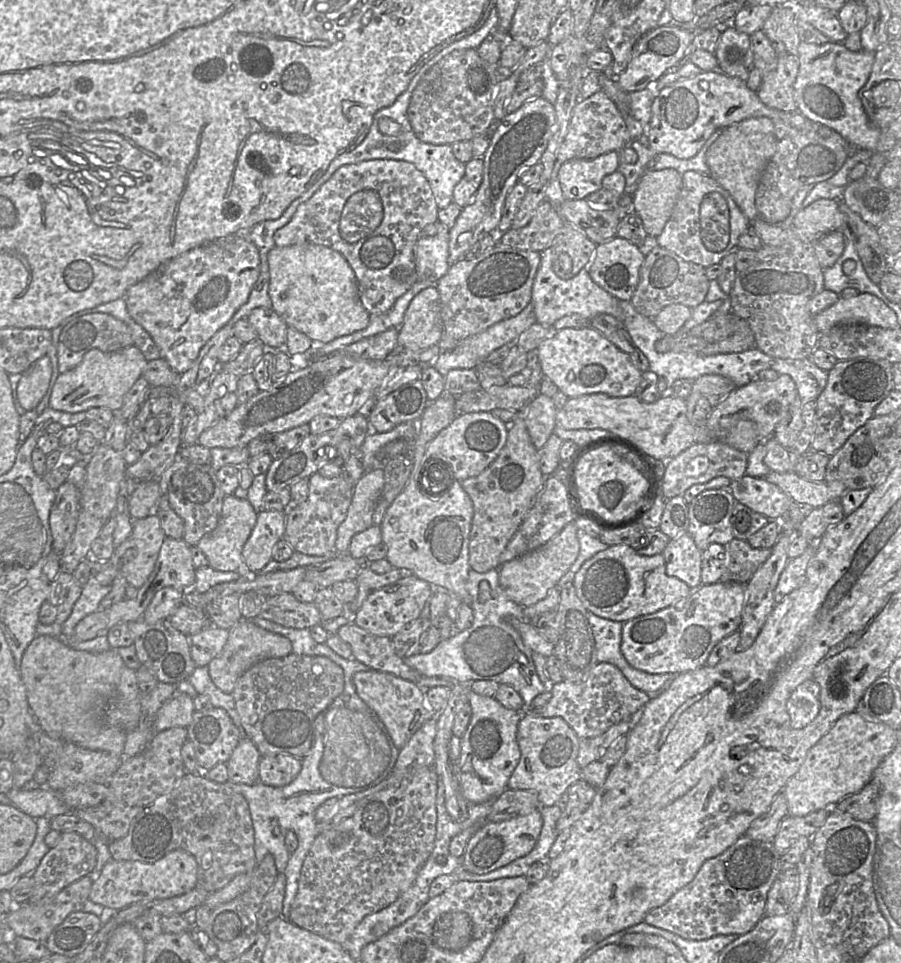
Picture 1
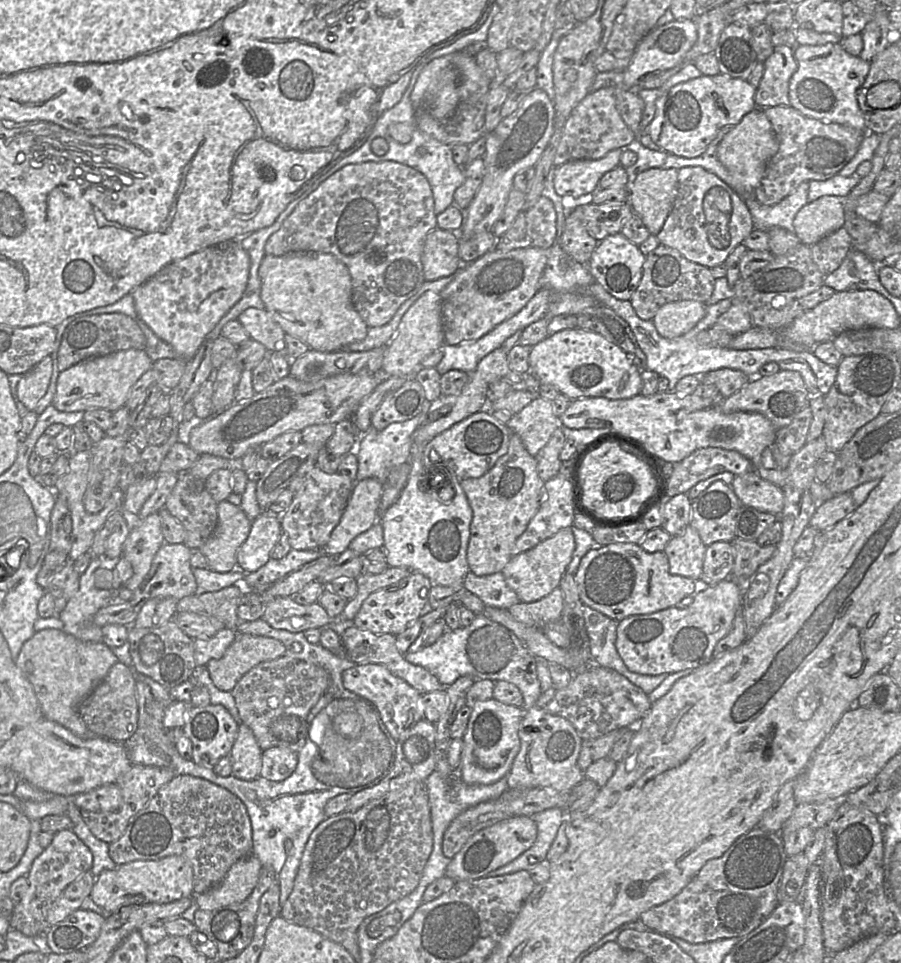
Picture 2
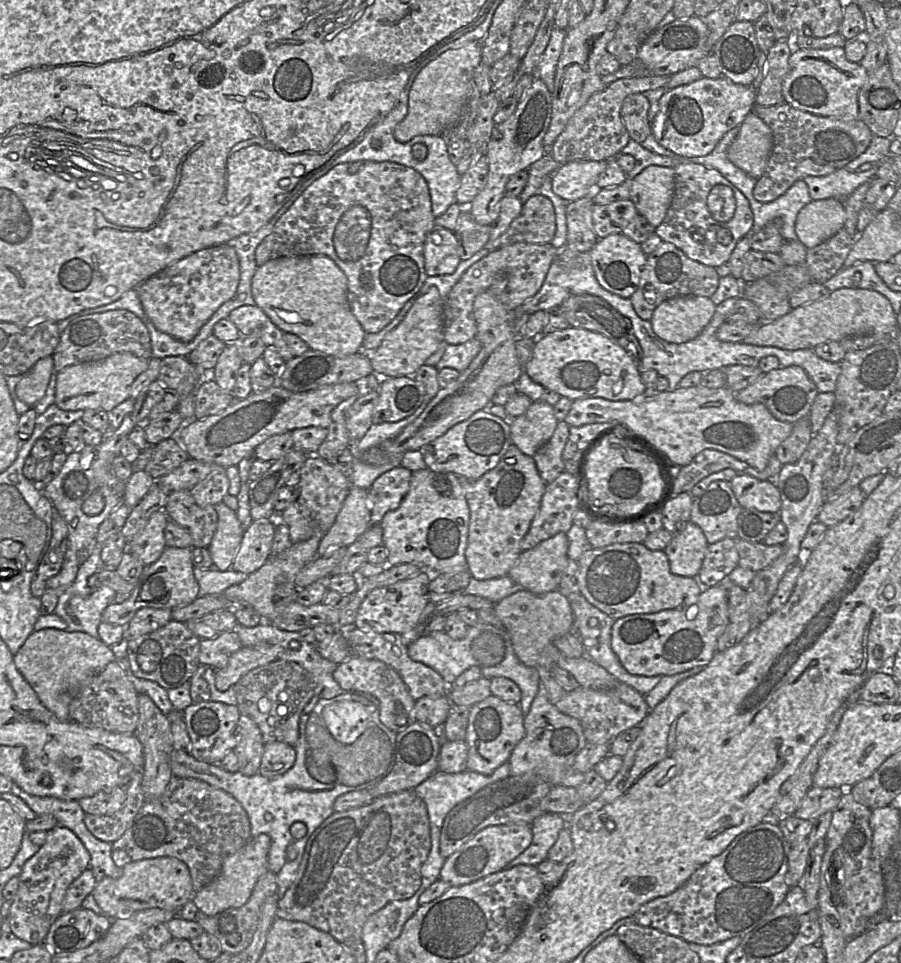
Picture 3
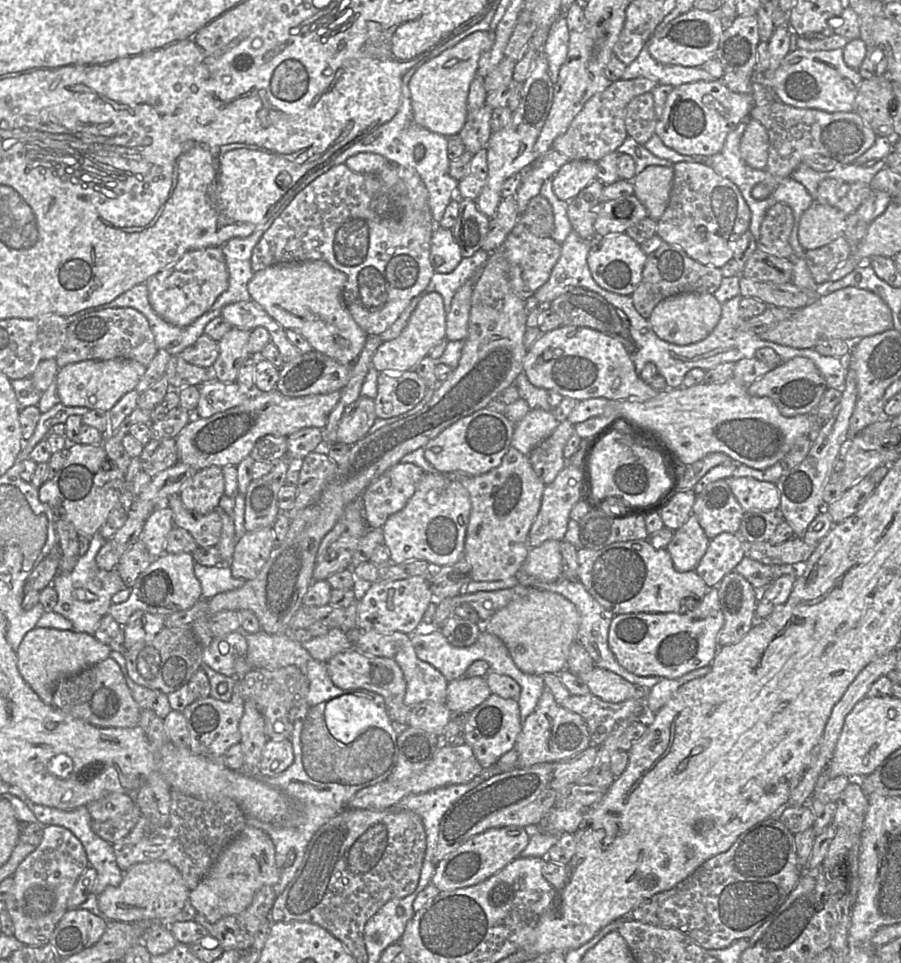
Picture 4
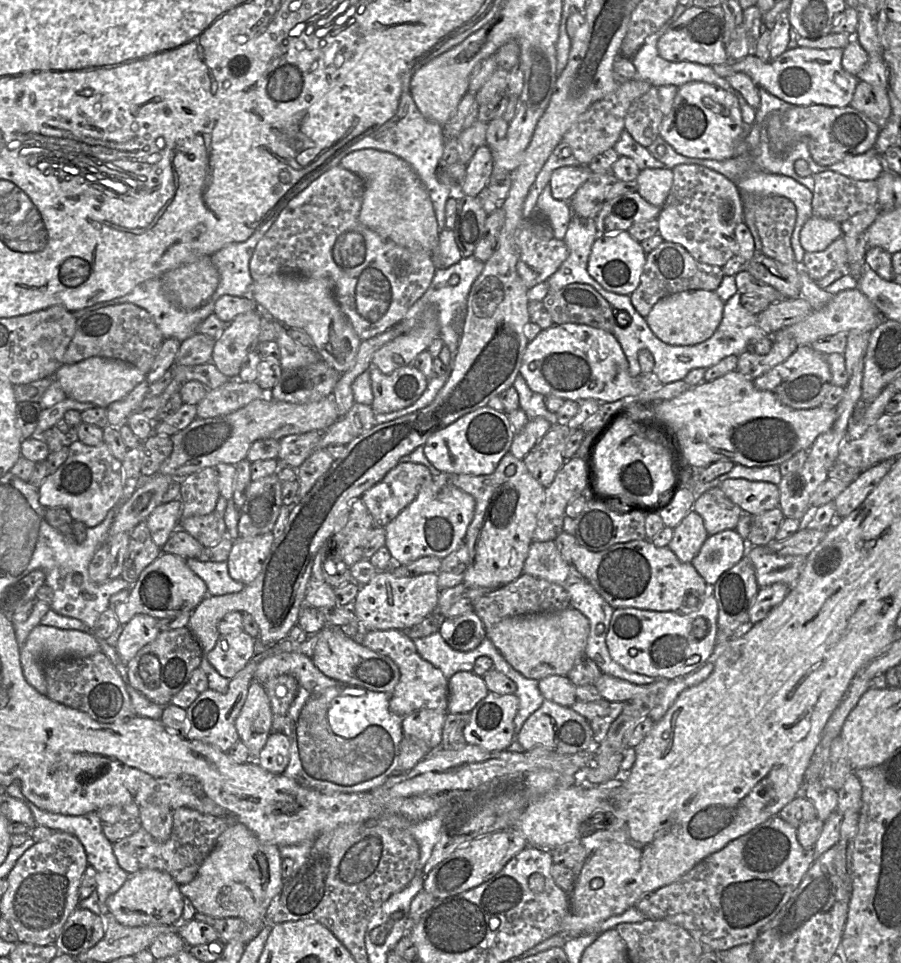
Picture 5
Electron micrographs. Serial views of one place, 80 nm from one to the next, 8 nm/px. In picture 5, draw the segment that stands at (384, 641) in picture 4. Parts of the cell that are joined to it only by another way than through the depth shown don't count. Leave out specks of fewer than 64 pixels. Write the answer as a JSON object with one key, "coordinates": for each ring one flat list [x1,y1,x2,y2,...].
{"coordinates":[[400,630,365,631,362,645,392,659,399,668,400,678,389,698,389,710,405,717,415,710,428,708,448,712,448,679,440,669,424,660,417,652,414,641]]}

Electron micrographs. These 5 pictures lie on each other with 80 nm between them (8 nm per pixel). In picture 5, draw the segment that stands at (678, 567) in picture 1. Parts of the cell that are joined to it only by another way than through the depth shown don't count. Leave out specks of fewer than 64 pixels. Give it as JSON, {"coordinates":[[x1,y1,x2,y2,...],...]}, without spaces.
{"coordinates":[[691,510,674,528,668,547,683,563,692,563,708,537,702,517]]}

